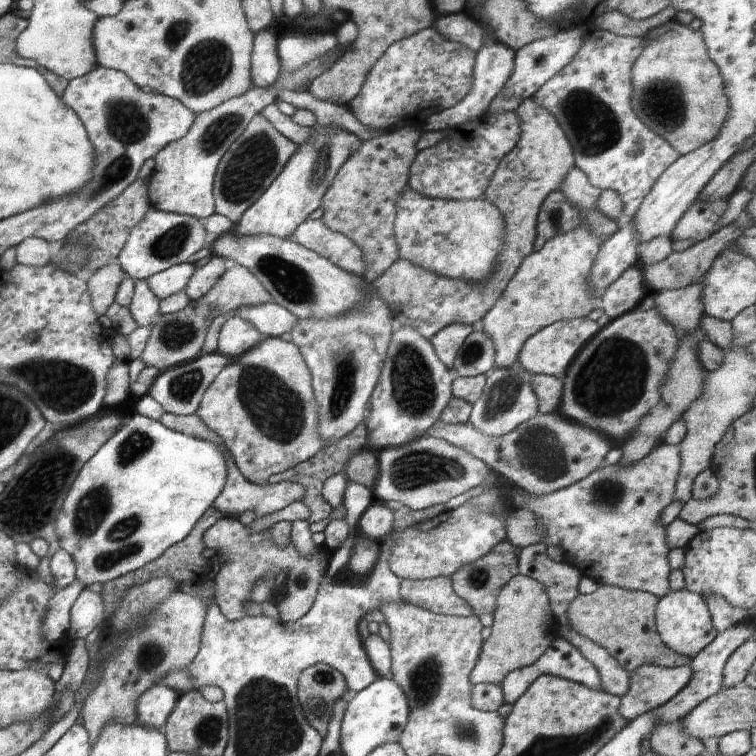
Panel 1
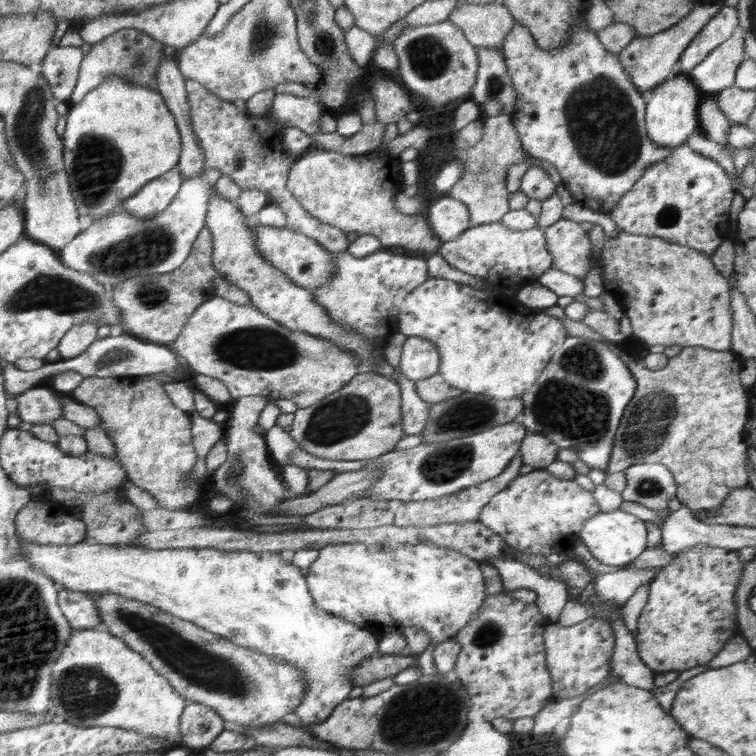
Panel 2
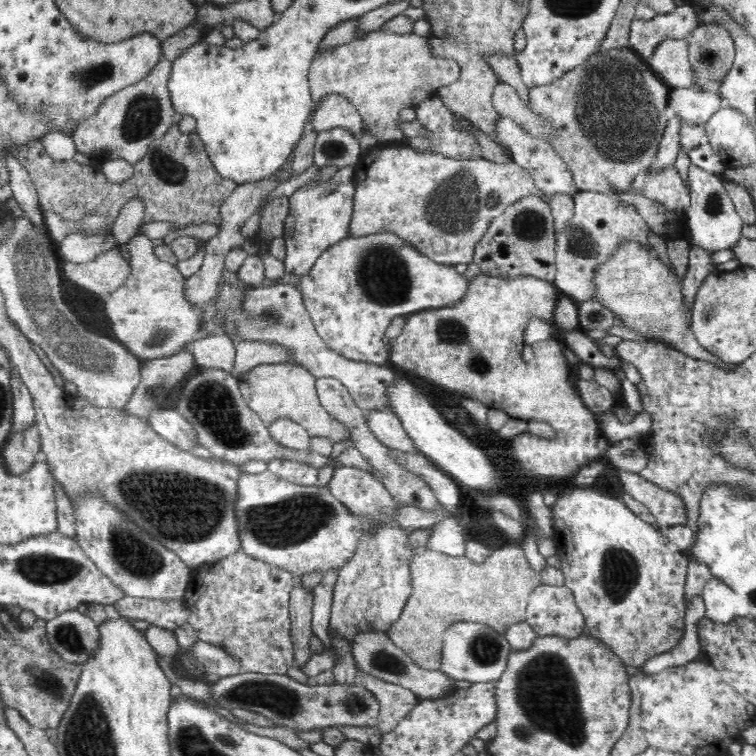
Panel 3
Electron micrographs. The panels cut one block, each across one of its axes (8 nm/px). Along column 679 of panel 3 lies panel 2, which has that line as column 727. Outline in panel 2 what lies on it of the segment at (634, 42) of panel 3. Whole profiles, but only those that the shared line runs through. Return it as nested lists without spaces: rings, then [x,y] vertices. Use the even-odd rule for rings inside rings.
[[[724,6],[706,26],[700,30],[693,42],[684,50],[682,57],[679,59],[681,72],[688,73],[696,64],[699,64],[710,55],[710,52],[717,48],[725,40],[728,40],[734,32],[734,28],[739,25],[739,16],[736,7]]]

